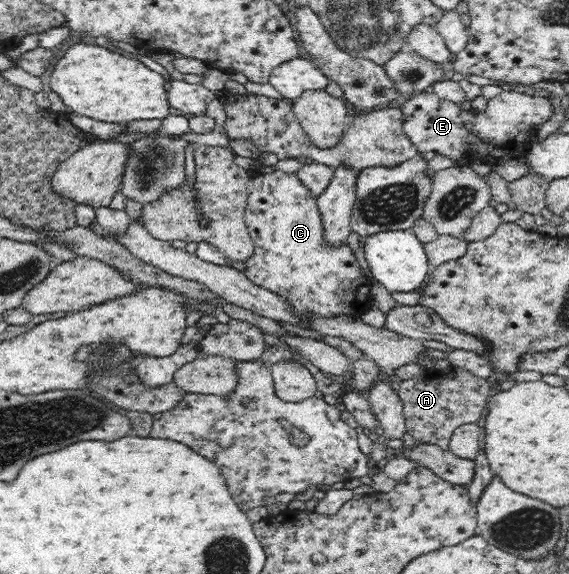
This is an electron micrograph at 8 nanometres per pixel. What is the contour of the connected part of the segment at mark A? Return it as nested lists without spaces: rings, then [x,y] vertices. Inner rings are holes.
[[[450,367],[446,370],[427,370],[414,379],[402,380],[398,394],[405,404],[406,431],[420,443],[431,443],[449,449],[450,439],[464,424],[477,424],[487,407],[490,386],[484,378],[472,372]]]

